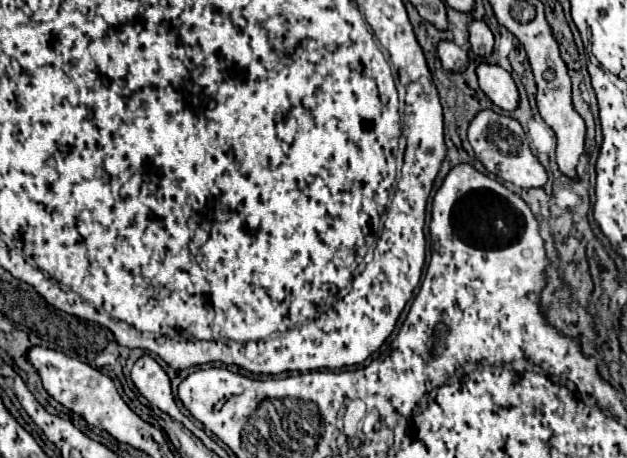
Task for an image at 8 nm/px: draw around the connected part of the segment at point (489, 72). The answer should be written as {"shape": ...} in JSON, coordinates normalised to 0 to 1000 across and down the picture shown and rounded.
{"shape":[[[766,140],[762,144],[762,175],[766,188],[772,197],[772,205],[801,240],[823,240],[829,227],[829,205],[826,205],[826,188],[820,179],[820,170],[813,166],[813,157],[807,157],[797,144],[785,144],[785,140]]]}

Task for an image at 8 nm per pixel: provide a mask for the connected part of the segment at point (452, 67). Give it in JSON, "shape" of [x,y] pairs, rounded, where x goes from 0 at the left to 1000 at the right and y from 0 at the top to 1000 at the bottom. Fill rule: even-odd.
{"shape":[[[702,92],[699,96],[699,122],[705,131],[705,144],[718,157],[740,157],[750,140],[746,131],[746,114],[740,114],[734,100],[727,100],[724,92]]]}

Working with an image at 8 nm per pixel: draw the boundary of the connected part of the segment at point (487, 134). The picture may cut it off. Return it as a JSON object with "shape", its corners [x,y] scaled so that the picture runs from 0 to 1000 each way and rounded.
{"shape":[[[769,240],[769,249],[762,249],[756,266],[750,266],[746,306],[756,323],[759,345],[775,362],[778,376],[791,380],[794,389],[817,397],[820,406],[829,410],[864,410],[874,397],[874,376],[848,336],[839,288],[826,262],[788,249],[785,240]]]}

